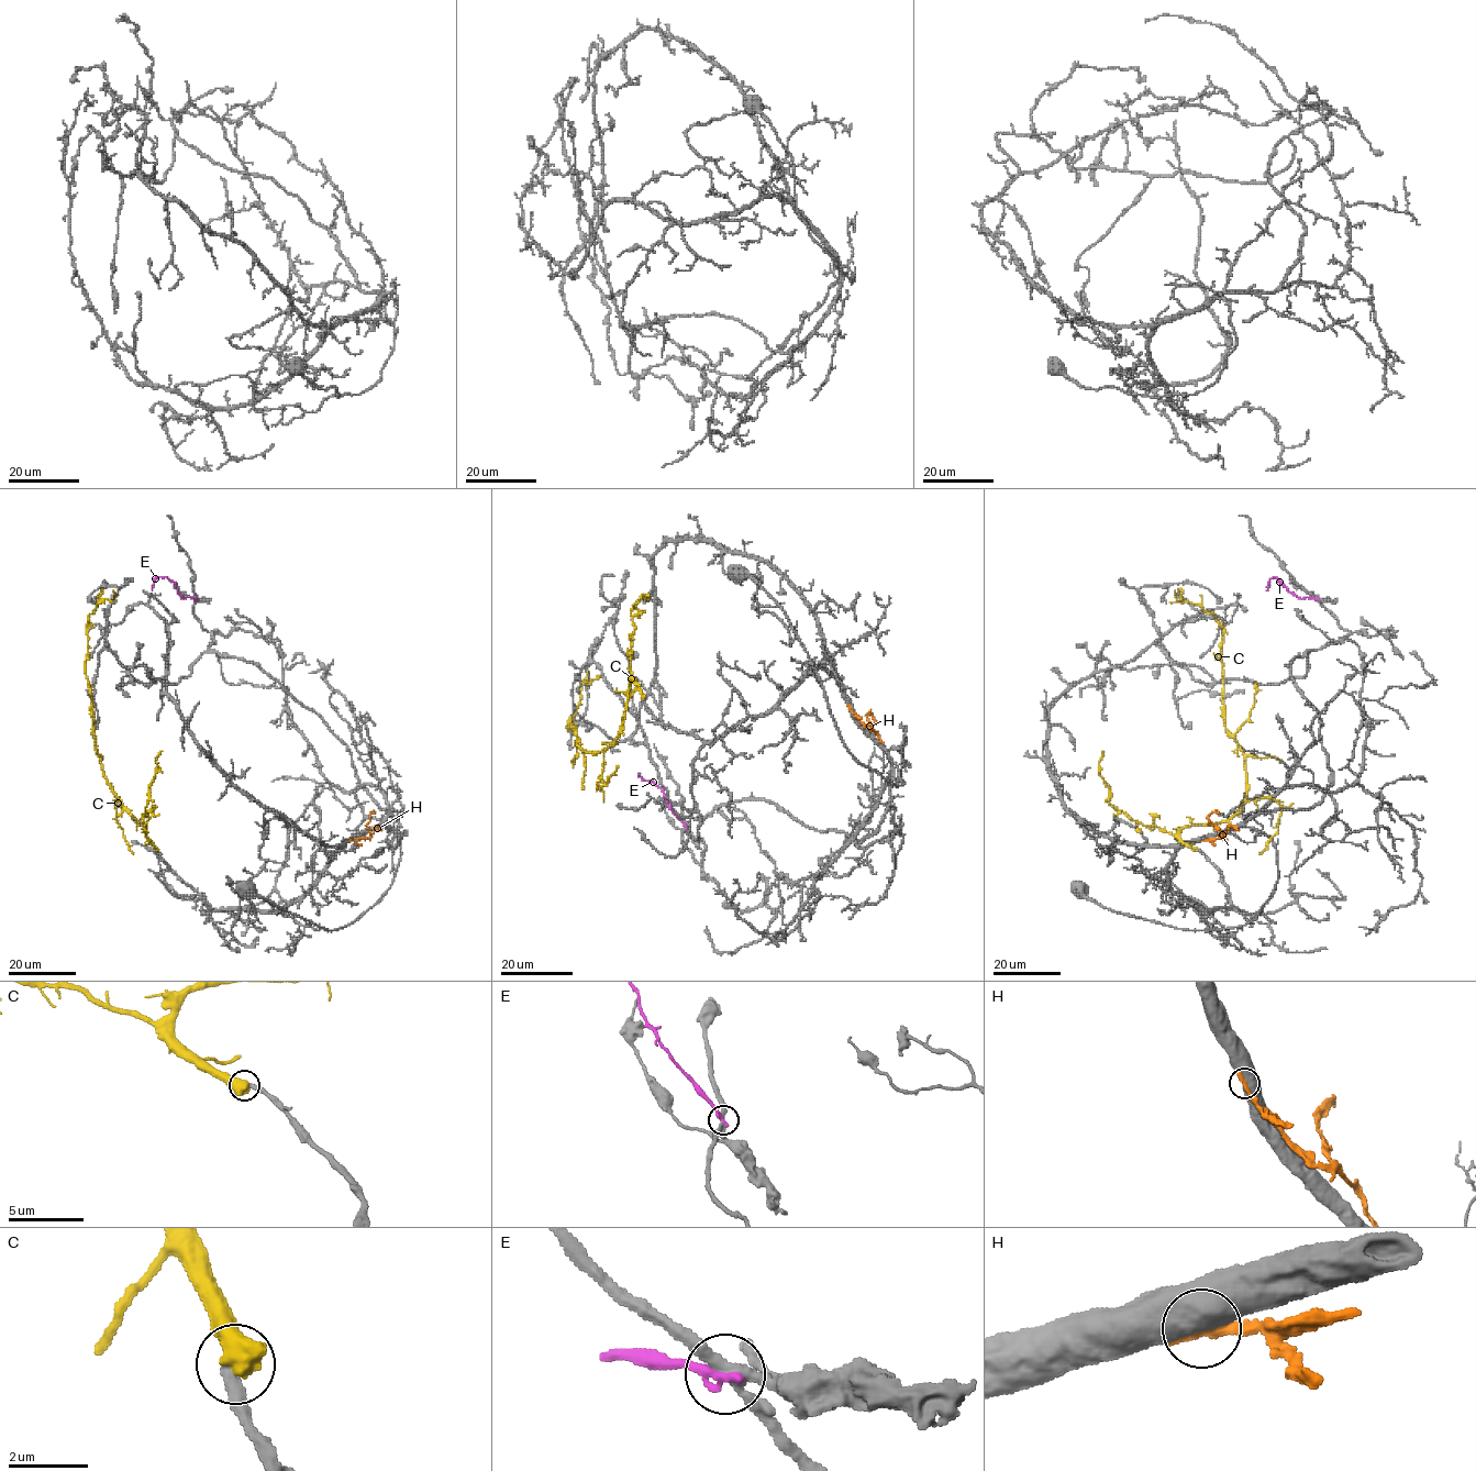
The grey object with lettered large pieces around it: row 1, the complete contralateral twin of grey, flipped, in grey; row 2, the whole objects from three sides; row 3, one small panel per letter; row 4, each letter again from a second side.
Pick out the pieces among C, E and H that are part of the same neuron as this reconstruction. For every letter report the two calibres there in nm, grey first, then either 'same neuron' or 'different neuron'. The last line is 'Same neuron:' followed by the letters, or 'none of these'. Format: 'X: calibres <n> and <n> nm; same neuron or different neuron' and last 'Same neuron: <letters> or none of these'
C: calibres 360 and 750 nm; different neuron
E: calibres 280 and 280 nm; different neuron
H: calibres 750 and 360 nm; different neuron
Same neuron: none of these

